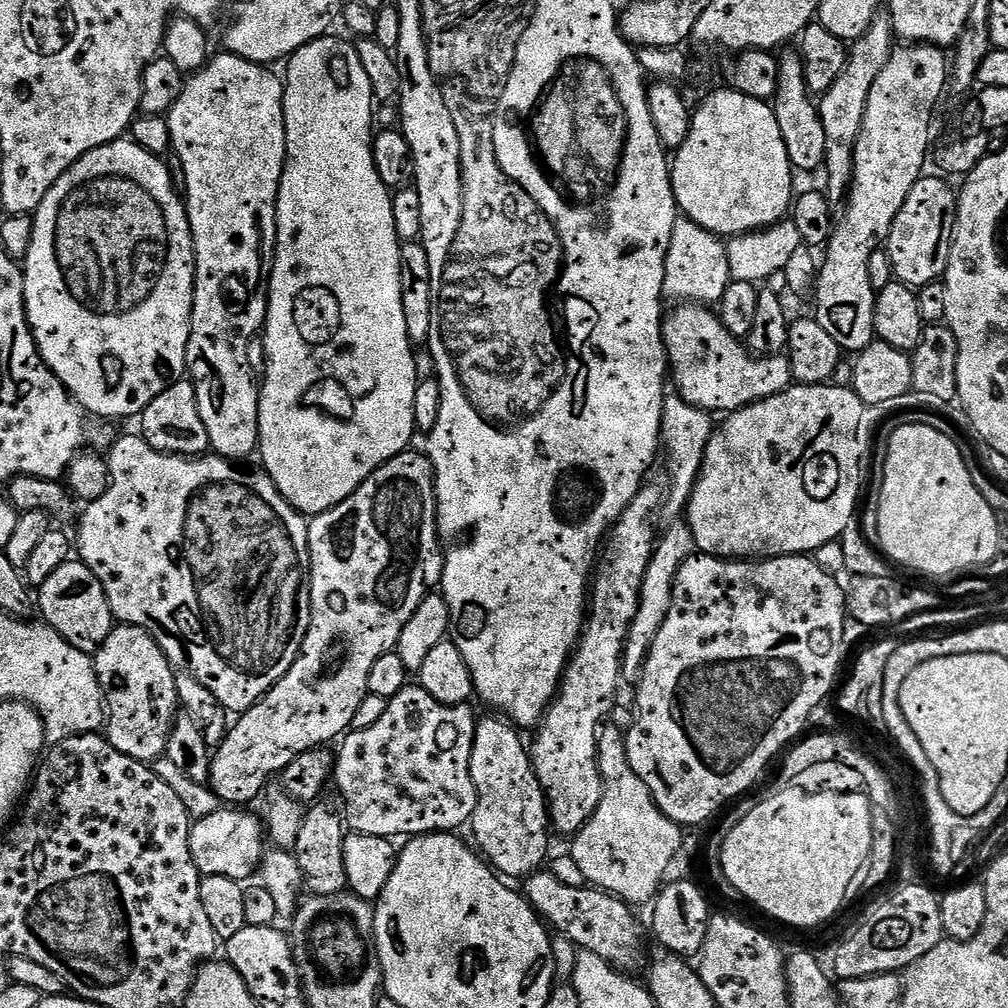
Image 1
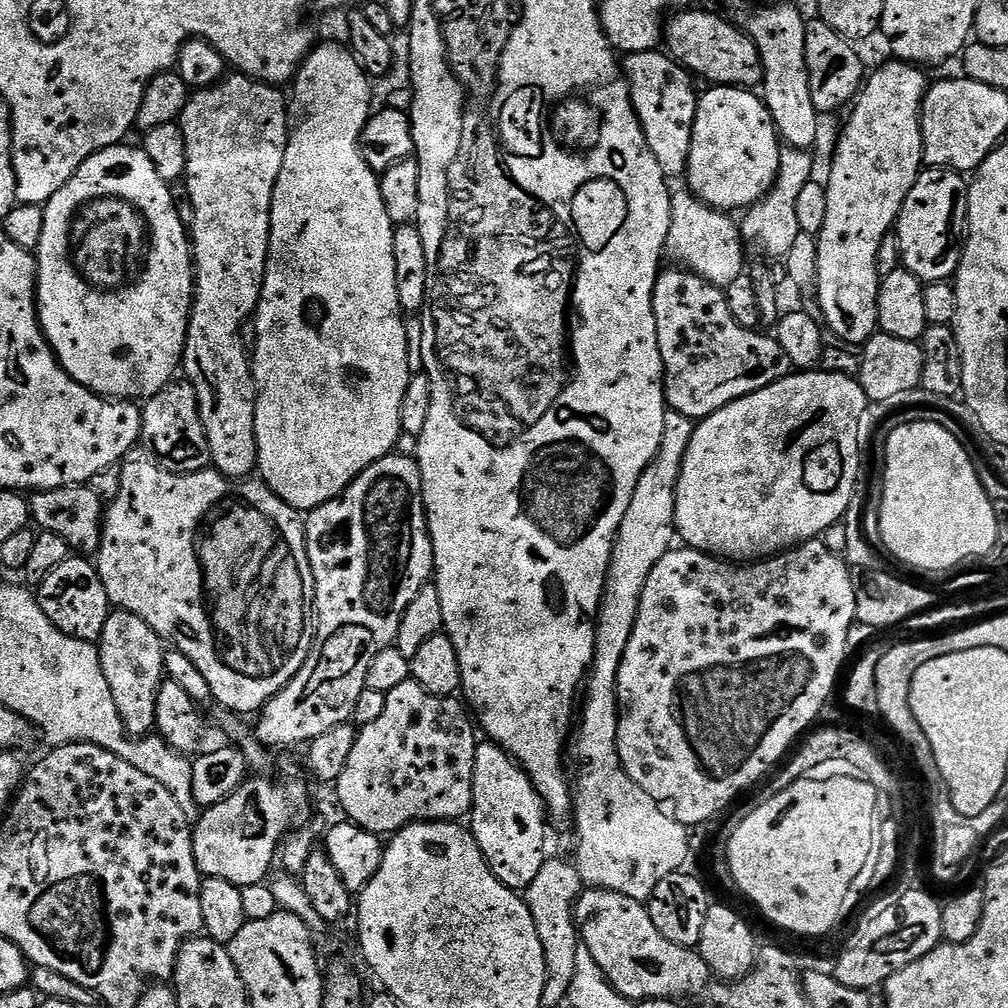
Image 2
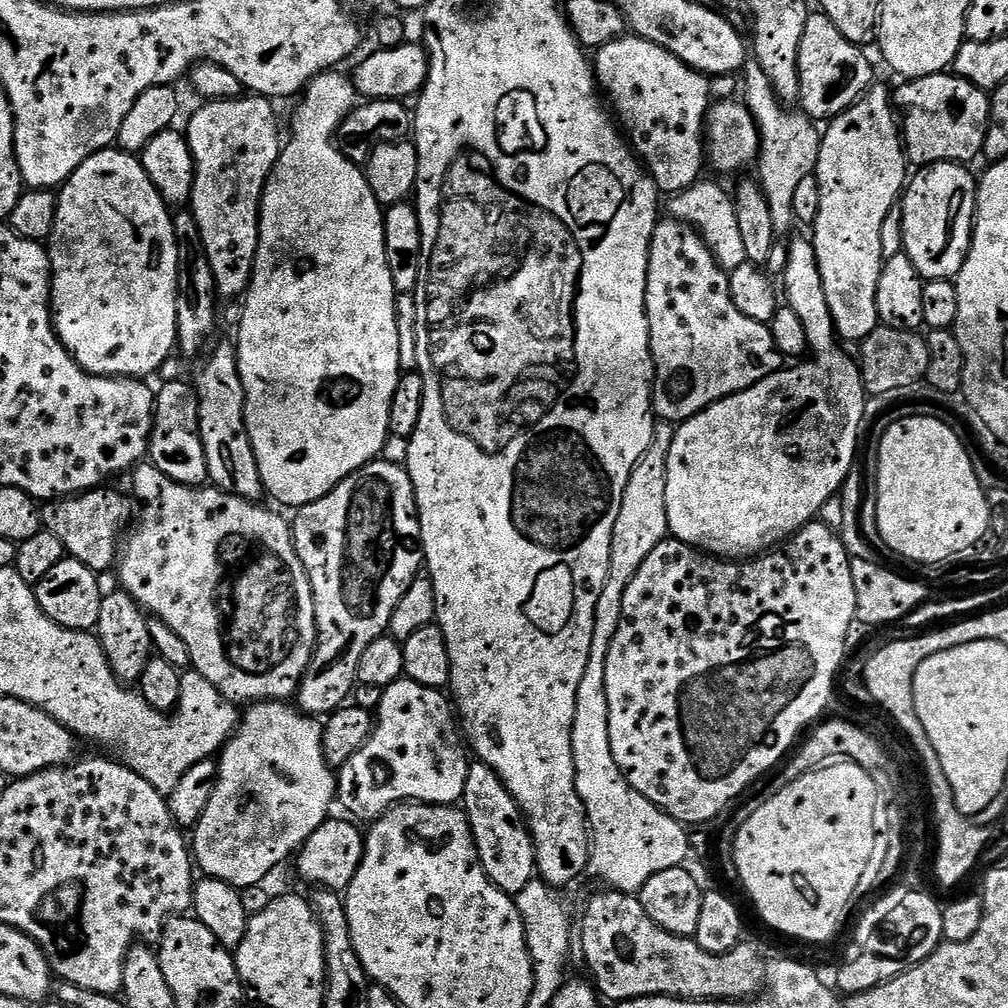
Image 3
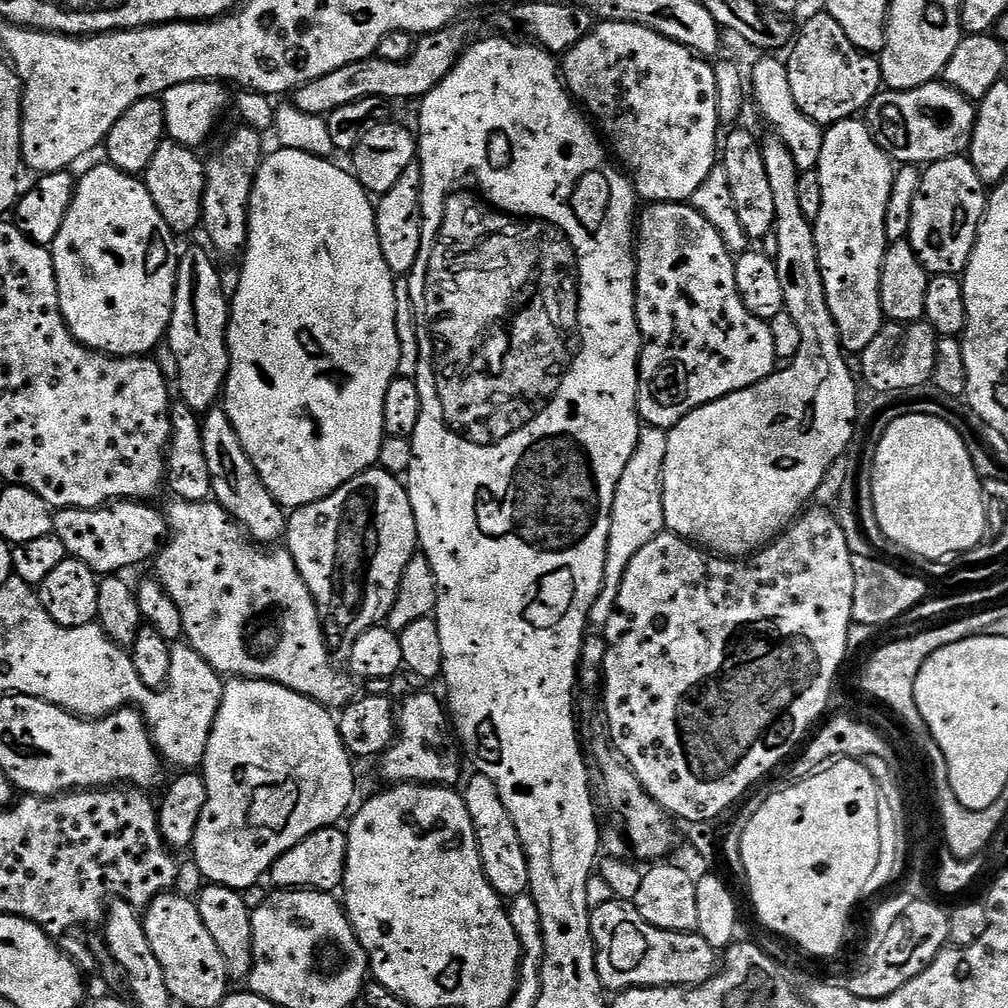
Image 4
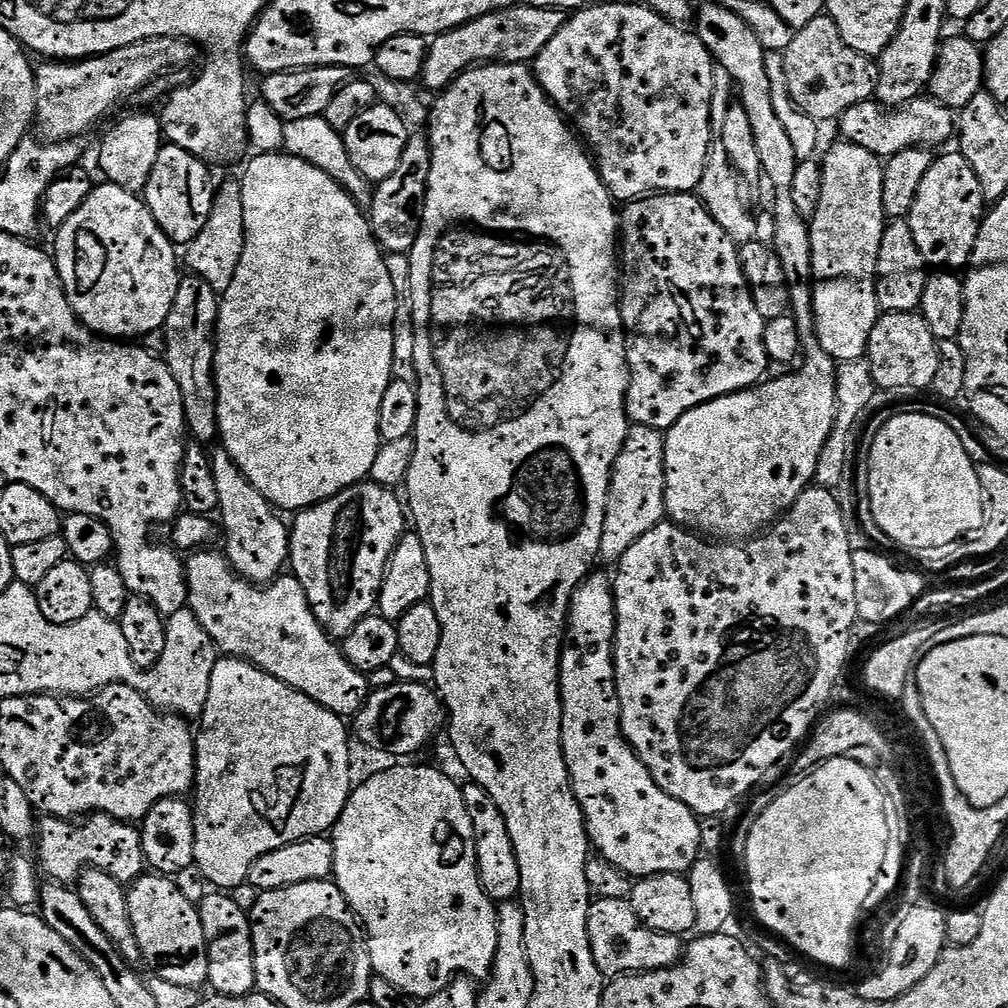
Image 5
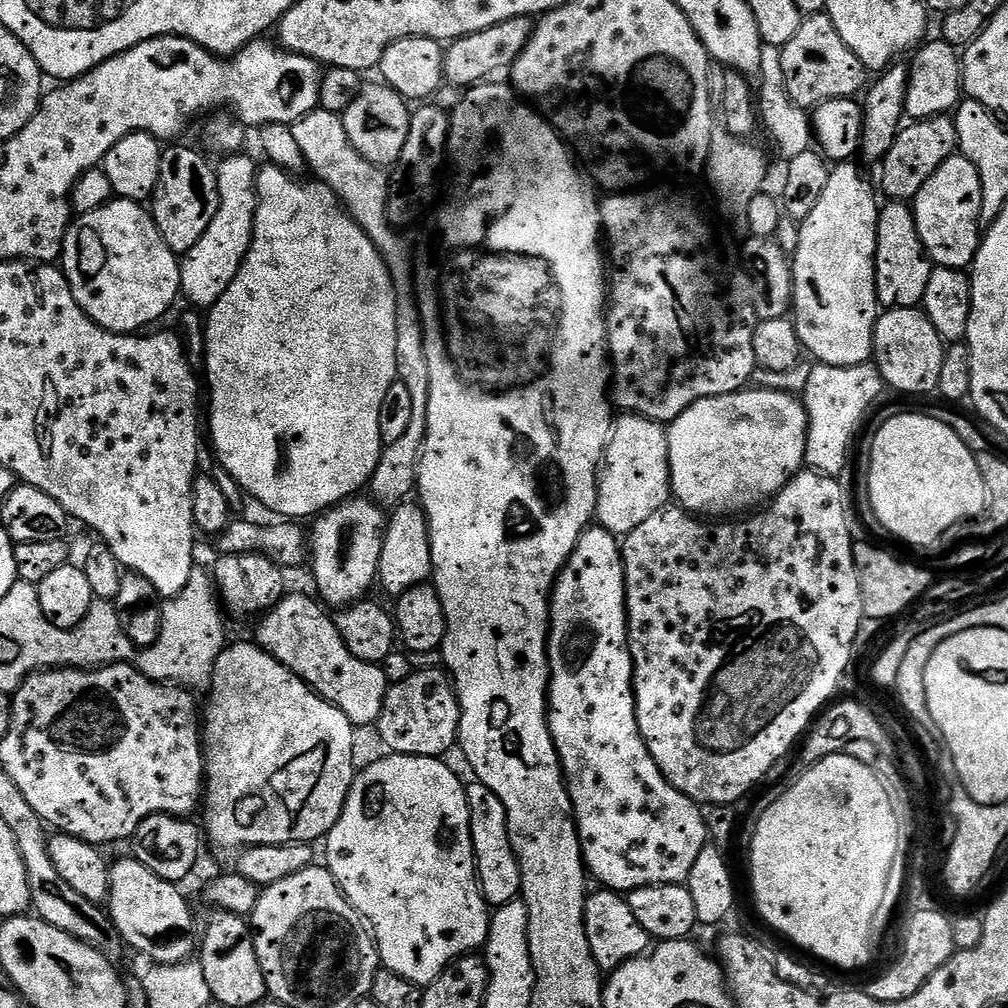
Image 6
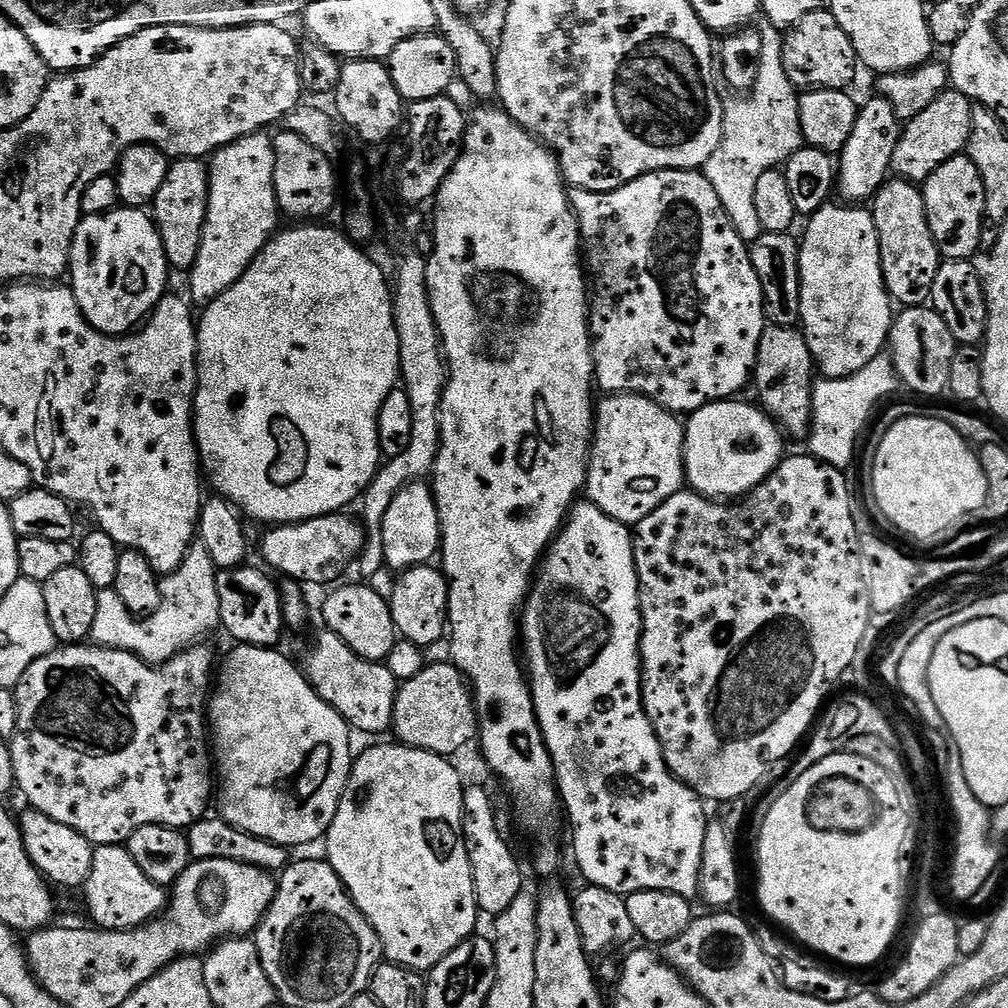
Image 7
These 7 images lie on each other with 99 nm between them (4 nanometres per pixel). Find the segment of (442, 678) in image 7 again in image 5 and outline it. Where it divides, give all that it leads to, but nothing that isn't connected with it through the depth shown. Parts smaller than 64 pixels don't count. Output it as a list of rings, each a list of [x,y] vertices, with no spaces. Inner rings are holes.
[[[412,680],[409,684],[398,682],[394,686],[375,689],[354,717],[354,736],[368,748],[376,752],[389,752],[396,758],[412,758],[427,746],[428,740],[436,736],[436,731],[446,724],[446,709],[435,687]]]

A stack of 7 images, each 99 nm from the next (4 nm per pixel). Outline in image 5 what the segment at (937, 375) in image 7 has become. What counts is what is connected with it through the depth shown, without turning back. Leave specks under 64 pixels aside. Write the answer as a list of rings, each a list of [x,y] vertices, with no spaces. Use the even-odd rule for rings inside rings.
[[[919,311],[886,312],[877,315],[874,330],[870,330],[870,342],[866,363],[872,372],[877,389],[888,392],[916,392],[919,388],[931,389],[934,373],[938,370],[940,345],[936,336],[926,326]]]

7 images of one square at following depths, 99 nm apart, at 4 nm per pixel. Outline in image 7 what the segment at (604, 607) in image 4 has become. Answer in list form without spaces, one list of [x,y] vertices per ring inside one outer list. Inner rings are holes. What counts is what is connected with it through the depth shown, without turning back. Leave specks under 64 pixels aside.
[[[608,394],[603,397],[604,401],[595,405],[596,427],[594,429],[594,439],[592,442],[592,451],[588,457],[588,483],[586,485],[586,496],[591,503],[598,506],[598,510],[602,510],[610,518],[614,518],[618,522],[629,526],[635,526],[642,522],[642,518],[646,518],[646,514],[650,514],[658,506],[662,506],[662,502],[666,502],[673,494],[681,491],[685,487],[684,479],[684,430],[685,425],[682,423],[681,417],[675,412],[667,412],[662,406],[658,406],[650,398],[645,396],[629,396],[627,394]]]

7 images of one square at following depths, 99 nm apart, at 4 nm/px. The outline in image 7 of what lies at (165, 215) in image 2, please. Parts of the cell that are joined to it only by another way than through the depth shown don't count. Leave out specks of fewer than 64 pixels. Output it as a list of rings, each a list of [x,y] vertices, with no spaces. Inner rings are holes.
[[[117,206],[100,216],[84,216],[81,219],[72,239],[70,287],[82,314],[98,331],[108,336],[131,333],[169,291],[168,272],[170,265],[164,253],[160,231],[156,228],[155,219],[147,211]]]

